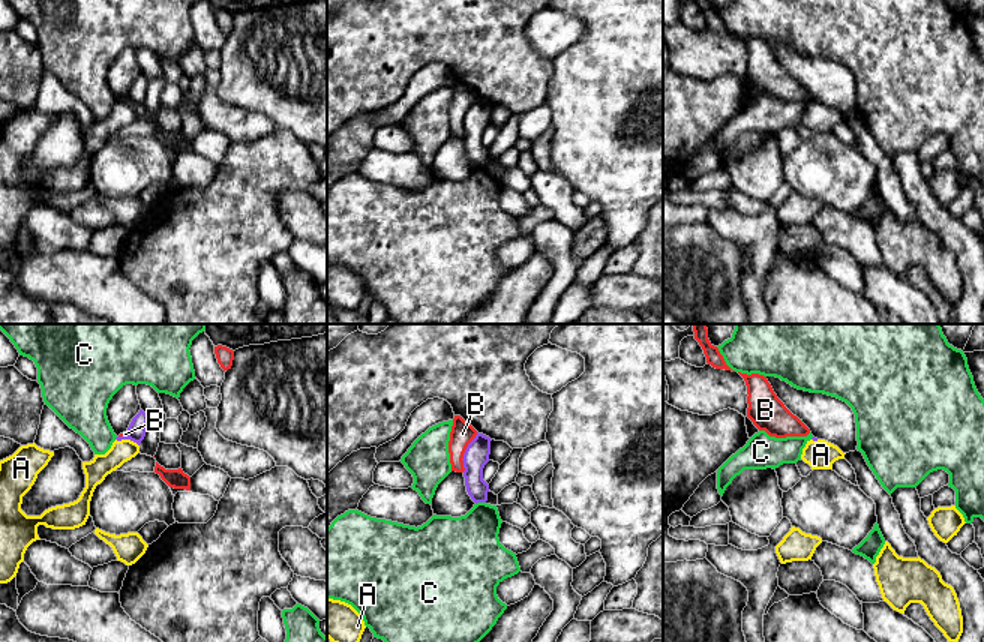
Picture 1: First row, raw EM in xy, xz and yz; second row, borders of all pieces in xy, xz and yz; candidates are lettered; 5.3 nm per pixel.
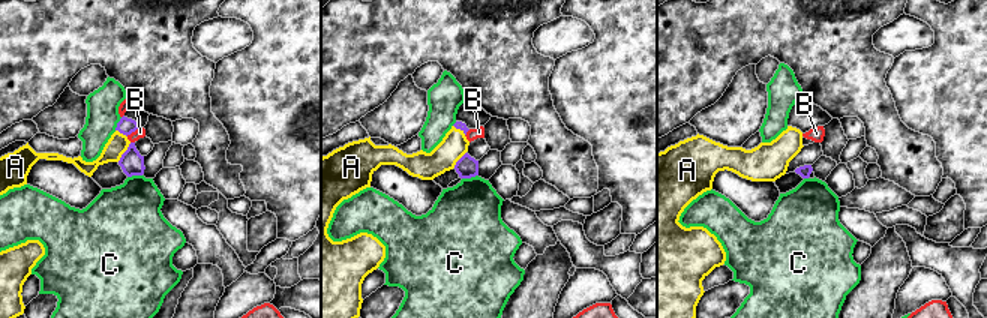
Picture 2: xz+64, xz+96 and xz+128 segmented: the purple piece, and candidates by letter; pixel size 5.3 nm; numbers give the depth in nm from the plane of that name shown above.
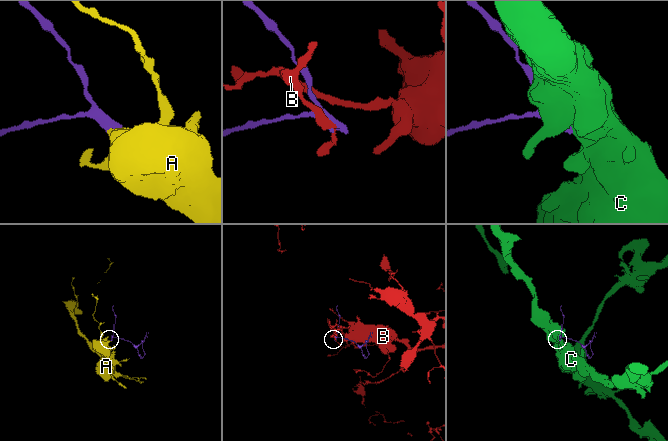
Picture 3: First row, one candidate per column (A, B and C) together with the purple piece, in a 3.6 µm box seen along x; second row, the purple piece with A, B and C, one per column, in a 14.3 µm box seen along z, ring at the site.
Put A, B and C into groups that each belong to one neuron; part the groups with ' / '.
A / B / C

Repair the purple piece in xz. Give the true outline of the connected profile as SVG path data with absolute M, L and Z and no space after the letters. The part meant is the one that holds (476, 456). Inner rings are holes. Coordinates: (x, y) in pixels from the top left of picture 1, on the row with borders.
M477 432L462 459L466 492L476 504L488 501L489 484L483 480L483 468L489 462L490 441L489 436Z

